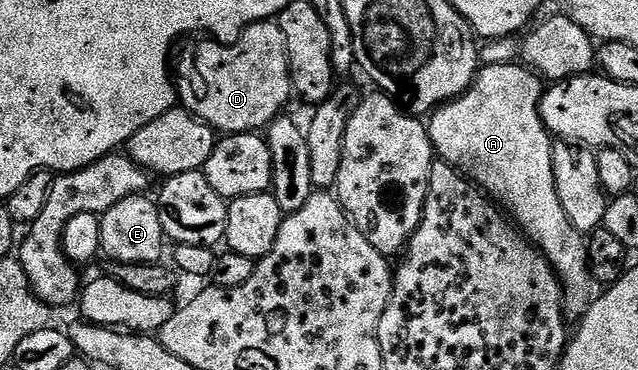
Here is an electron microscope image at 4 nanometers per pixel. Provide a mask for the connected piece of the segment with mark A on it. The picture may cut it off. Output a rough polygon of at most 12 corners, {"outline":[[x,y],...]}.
{"outline":[[479,68],[429,114],[434,152],[592,300],[587,238],[556,191],[543,78]]}

